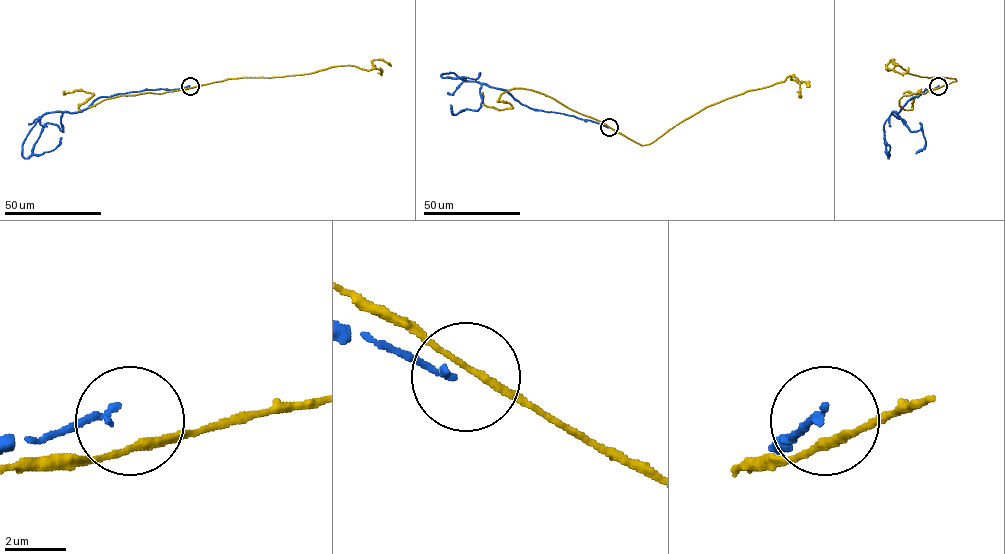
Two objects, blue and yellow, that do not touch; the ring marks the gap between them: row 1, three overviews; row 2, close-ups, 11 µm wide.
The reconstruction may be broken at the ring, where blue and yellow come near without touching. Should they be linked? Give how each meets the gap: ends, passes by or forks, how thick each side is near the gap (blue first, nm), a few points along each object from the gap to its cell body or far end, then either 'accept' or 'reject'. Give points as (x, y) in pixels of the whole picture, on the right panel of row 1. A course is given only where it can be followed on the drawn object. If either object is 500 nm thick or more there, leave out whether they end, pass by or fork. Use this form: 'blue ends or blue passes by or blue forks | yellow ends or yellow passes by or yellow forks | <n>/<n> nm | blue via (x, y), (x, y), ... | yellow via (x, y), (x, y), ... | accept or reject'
blue ends | yellow passes by | 200/240 nm | blue via (938, 85), (911, 98), (898, 113), (892, 112), (885, 121), (884, 142), (888, 158), (890, 146), (884, 137) | yellow via (938, 87), (956, 80), (922, 77), (898, 65), (888, 70), (886, 64), (893, 60), (896, 66) | reject

